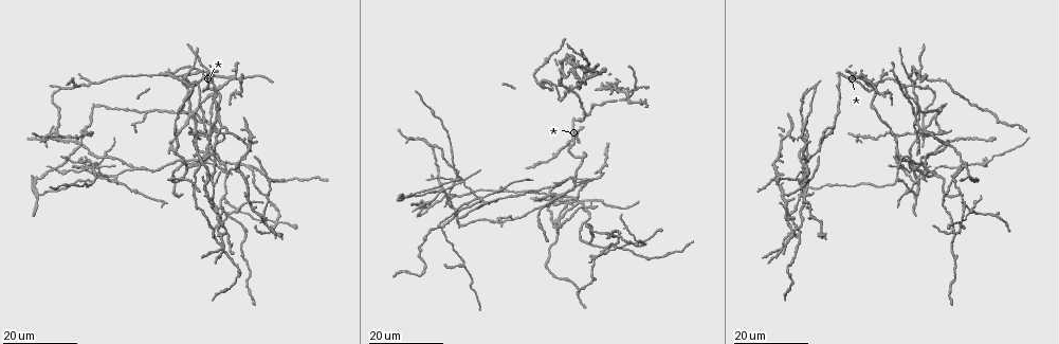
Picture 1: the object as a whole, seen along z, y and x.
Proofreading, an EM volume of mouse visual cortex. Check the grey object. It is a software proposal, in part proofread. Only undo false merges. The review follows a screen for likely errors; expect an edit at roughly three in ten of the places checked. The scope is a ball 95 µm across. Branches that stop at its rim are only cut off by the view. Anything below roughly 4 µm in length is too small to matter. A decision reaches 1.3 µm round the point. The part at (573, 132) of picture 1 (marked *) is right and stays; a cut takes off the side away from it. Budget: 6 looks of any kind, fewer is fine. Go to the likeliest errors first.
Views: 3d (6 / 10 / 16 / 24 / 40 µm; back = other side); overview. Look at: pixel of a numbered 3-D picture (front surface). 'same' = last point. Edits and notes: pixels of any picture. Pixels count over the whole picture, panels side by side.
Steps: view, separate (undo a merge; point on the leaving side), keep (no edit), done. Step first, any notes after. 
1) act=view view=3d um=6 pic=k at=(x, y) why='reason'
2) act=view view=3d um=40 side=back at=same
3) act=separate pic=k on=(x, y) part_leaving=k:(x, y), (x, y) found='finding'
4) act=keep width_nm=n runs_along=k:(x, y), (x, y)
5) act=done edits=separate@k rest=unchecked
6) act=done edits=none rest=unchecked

act=view view=3d um=24 pic=1 at=(275, 221) why='looks like a crossing'

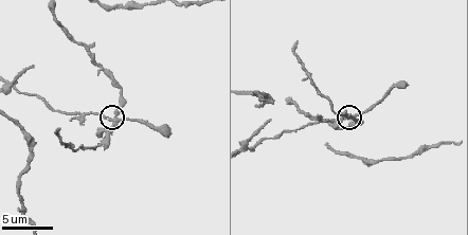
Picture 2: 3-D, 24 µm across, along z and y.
act=view view=3d um=6 pic=2 at=(110, 121)

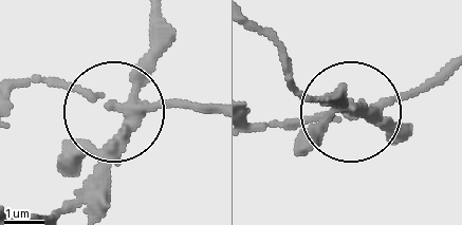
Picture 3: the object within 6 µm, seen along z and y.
act=separate pic=3 on=(189, 105) arms=4 found='a second neuron is stuck on'

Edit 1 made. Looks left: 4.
act=view view=overview

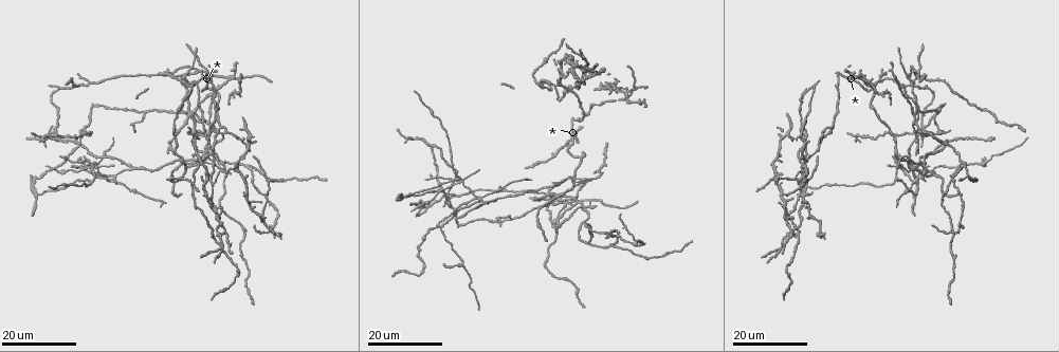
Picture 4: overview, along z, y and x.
act=view view=3d um=24 pic=4 at=(915, 123) why='three-way junction'

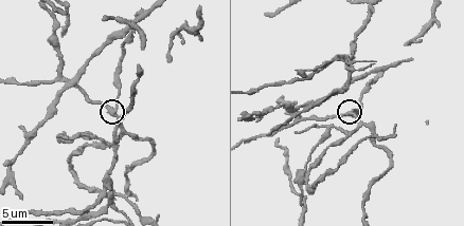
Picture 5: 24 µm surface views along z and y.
act=view view=3d um=6 pic=5 at=(352, 109)

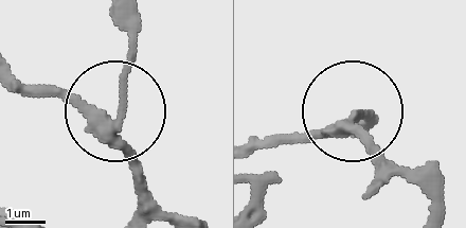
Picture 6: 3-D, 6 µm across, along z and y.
act=keep width_nm=260 runs_along=6:(21, 80), (119, 110), (132, 12) found='continuous, no second neuron'

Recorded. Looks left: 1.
act=view view=3d um=6 pic=5 at=(25, 211) why='thin neck'

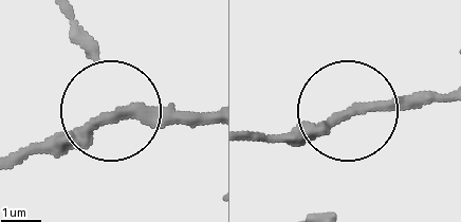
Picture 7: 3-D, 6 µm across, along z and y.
act=keep width_nm=230 runs_along=7:(447, 92), (356, 106), (269, 135) found='all the same neuron'

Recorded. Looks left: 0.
act=done edits=separate@3 rest=unchecked

